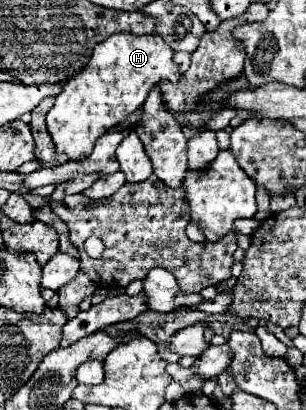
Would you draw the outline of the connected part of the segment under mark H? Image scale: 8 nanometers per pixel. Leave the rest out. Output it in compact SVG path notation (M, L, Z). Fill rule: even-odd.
M122 31L118 35L110 35L104 43L98 43L88 65L82 67L80 73L72 75L72 79L64 81L62 93L56 97L54 107L46 115L56 151L66 153L70 159L90 155L96 139L136 111L156 83L162 79L180 79L178 65L172 57L172 47L168 47L156 33L132 35Z

